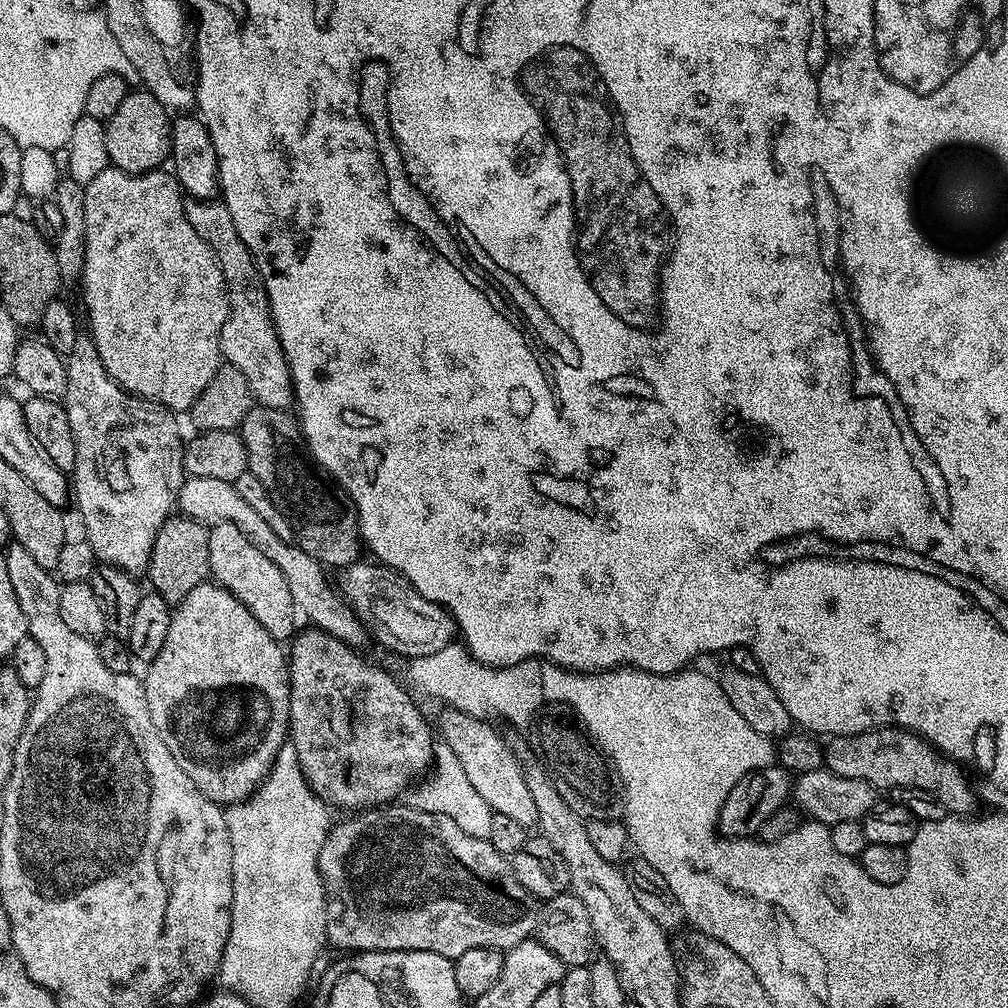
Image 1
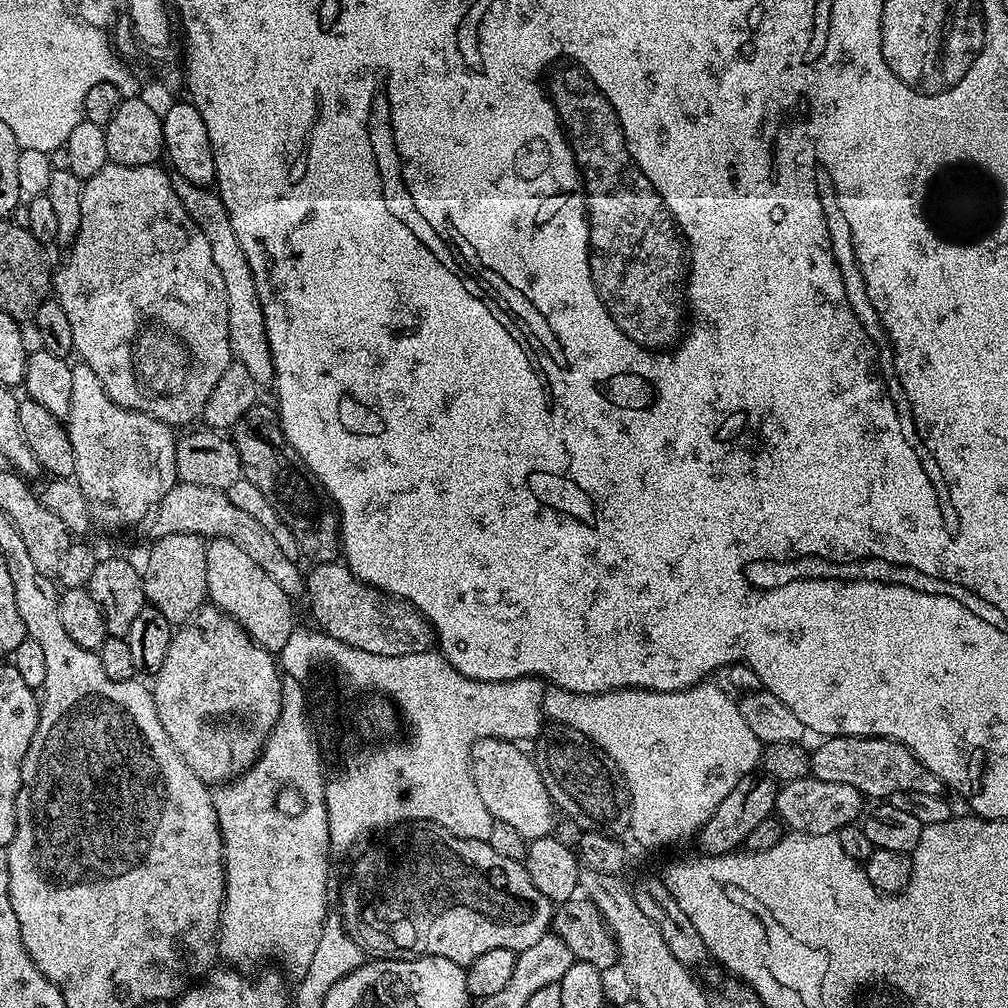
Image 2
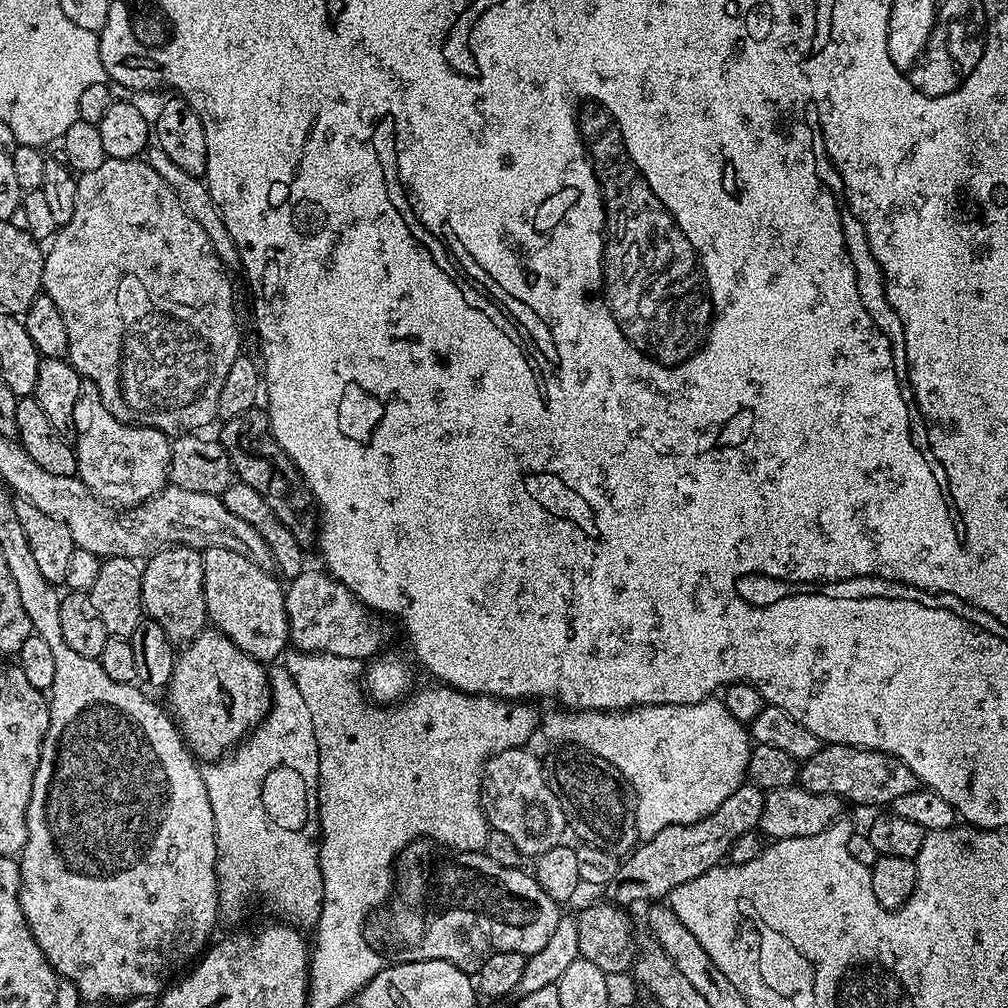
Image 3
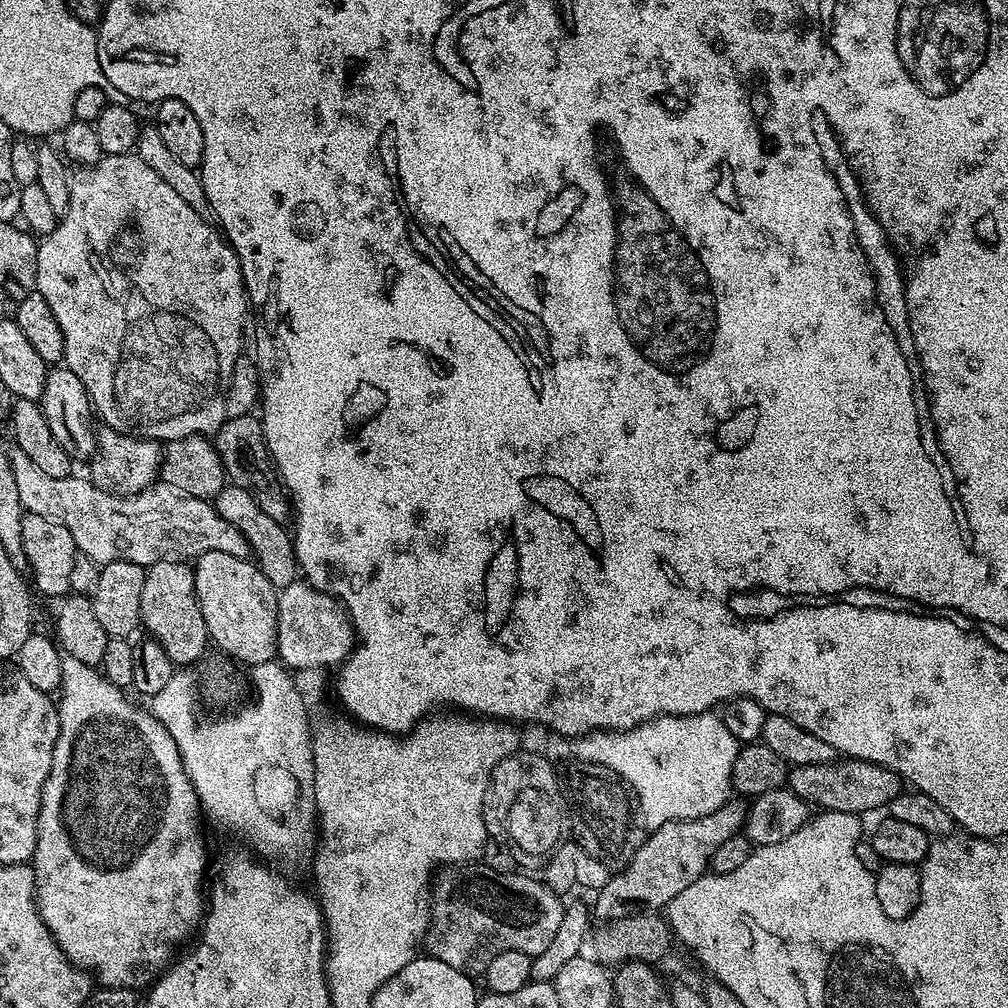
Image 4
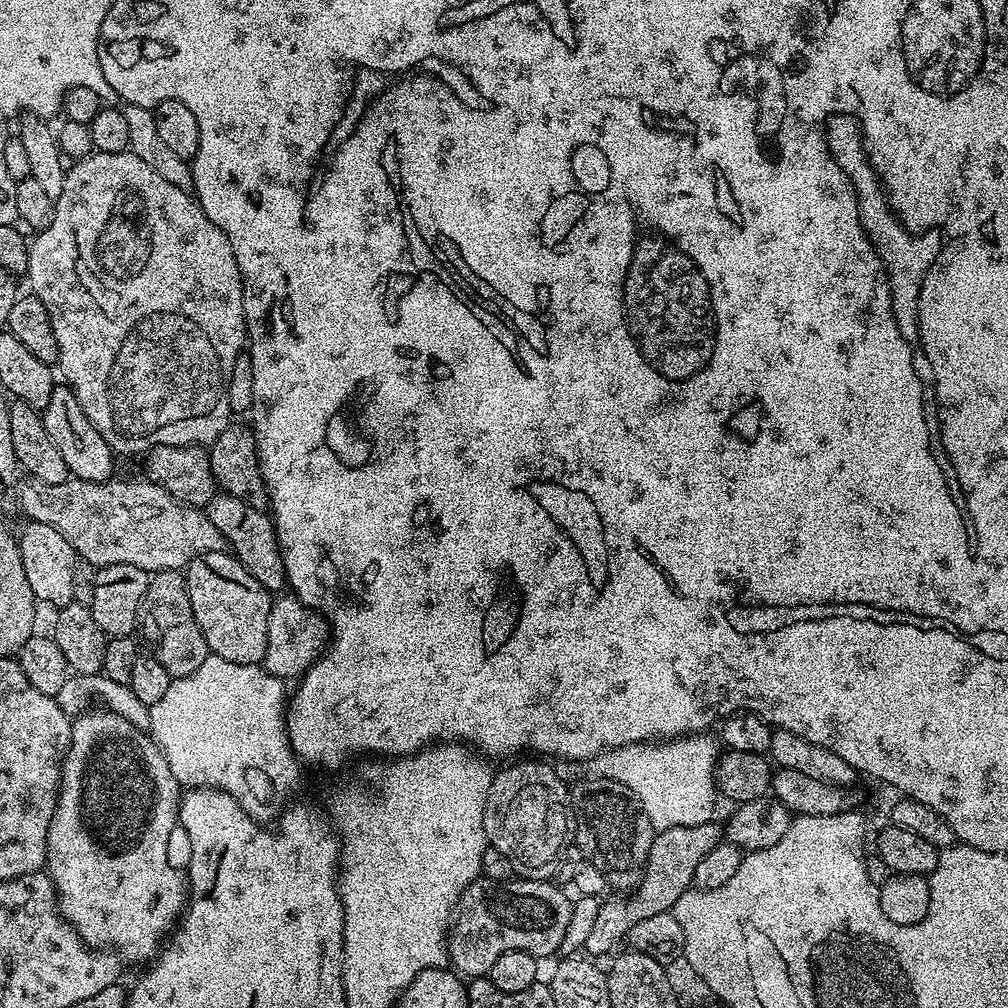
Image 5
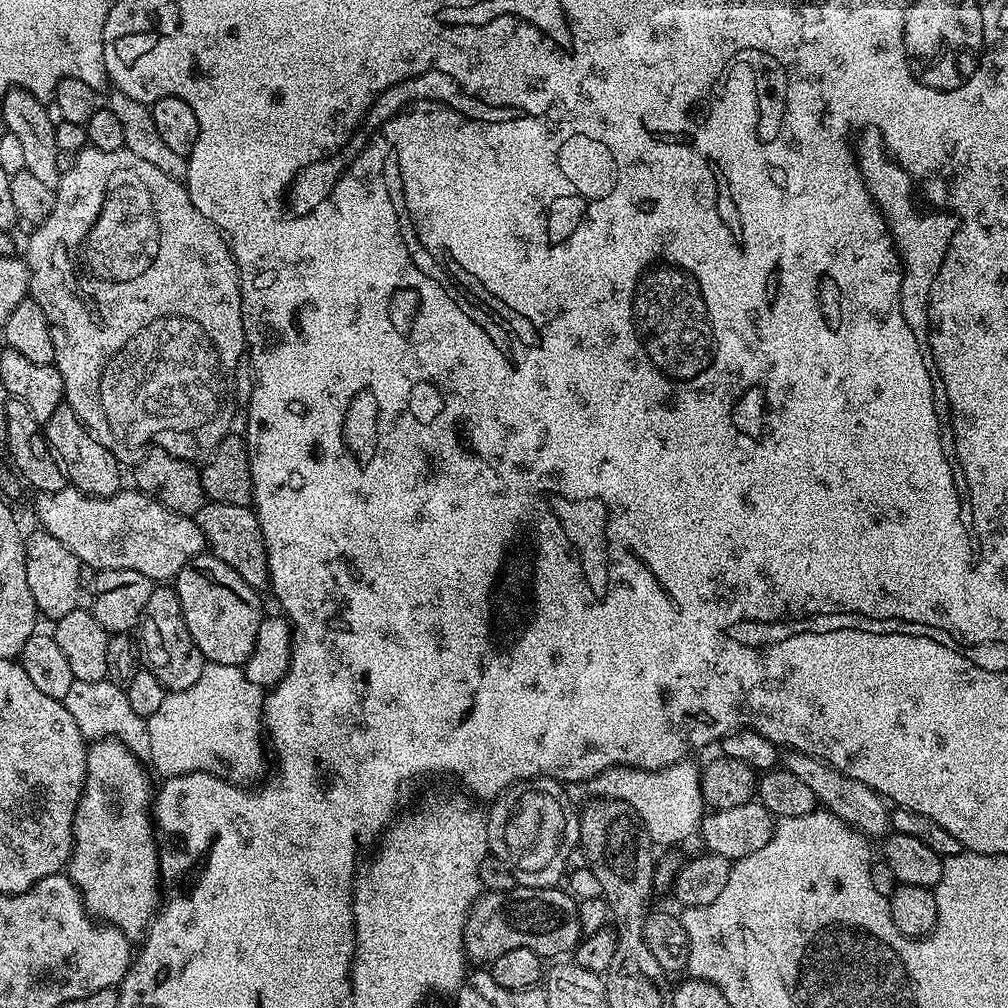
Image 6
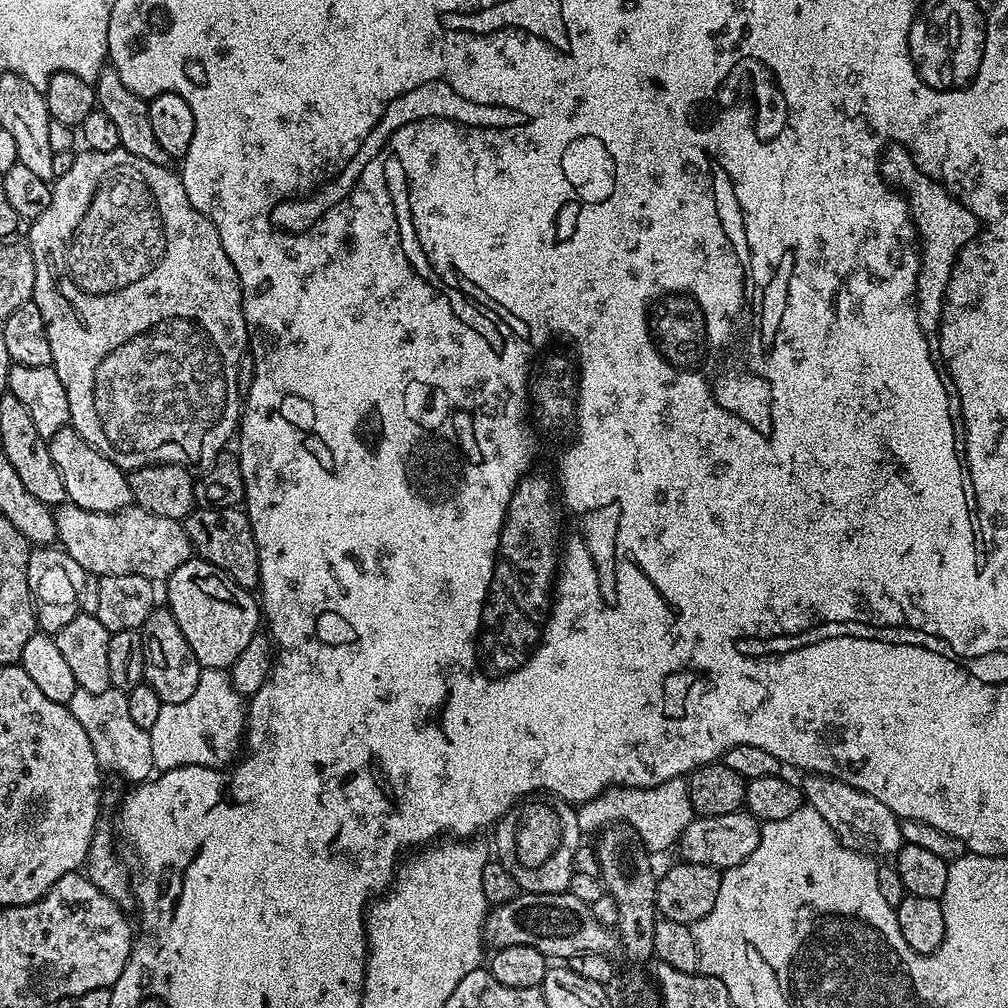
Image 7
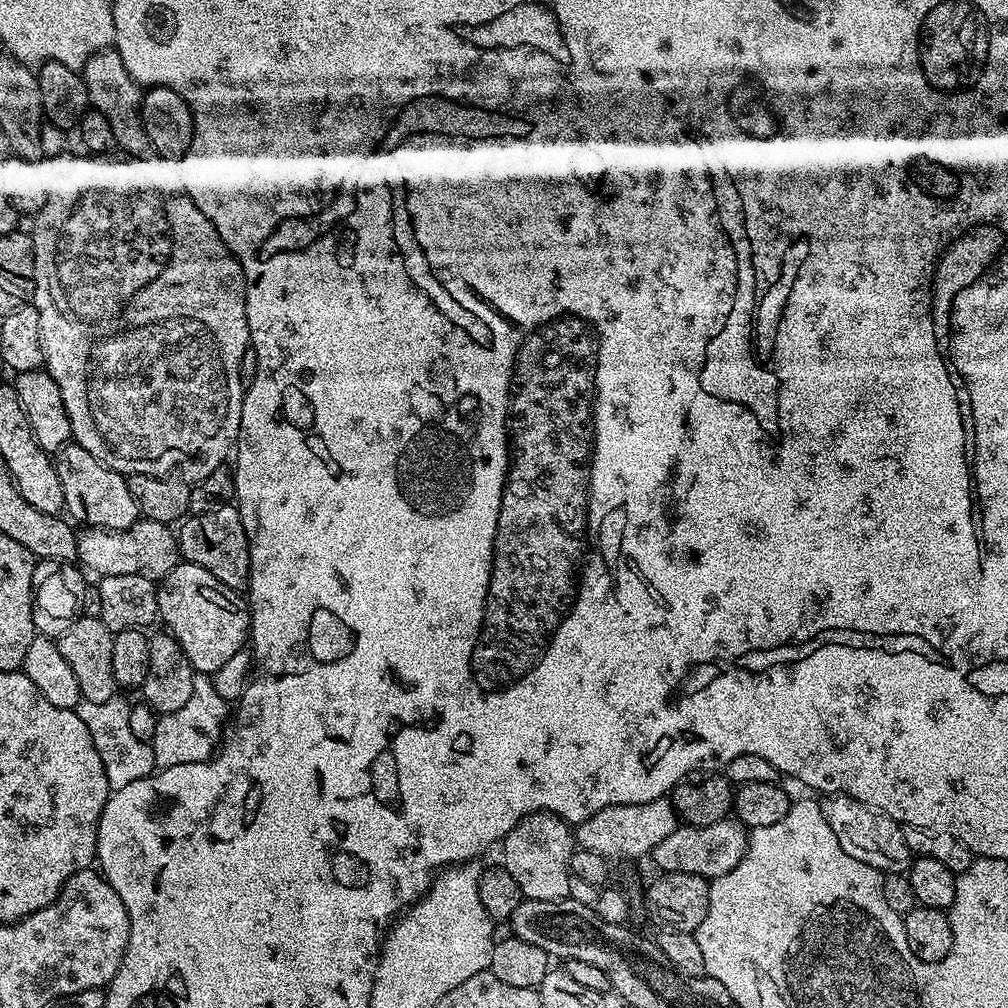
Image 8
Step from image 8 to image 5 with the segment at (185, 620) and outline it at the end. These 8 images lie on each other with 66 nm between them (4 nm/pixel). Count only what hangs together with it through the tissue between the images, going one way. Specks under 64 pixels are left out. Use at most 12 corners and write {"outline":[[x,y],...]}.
{"outline":[[231,551],[183,569],[211,655],[260,664],[273,593]]}

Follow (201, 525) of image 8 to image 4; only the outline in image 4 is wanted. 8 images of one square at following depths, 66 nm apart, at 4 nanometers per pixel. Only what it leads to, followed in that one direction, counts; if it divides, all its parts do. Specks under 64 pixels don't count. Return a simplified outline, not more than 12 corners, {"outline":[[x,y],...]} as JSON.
{"outline":[[236,484],[214,497],[279,590],[298,579],[289,529]]}

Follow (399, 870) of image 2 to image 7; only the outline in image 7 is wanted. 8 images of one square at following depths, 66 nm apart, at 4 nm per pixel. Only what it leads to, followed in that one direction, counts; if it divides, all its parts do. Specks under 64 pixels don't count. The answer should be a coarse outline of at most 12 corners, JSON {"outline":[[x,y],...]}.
{"outline":[[520,892],[484,919],[493,949],[612,954],[618,936],[572,892]]}

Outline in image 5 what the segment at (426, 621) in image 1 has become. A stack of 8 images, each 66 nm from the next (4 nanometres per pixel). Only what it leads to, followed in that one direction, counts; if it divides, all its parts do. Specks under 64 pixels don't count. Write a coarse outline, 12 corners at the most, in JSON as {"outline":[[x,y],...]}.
{"outline":[[291,594],[273,599],[267,672],[303,677],[329,644],[328,621]]}

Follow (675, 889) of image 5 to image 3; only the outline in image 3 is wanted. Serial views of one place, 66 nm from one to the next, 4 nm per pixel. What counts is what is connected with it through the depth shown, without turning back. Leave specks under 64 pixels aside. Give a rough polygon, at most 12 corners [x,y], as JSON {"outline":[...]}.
{"outline":[[764,792],[647,837],[606,886],[617,906],[660,902],[759,829]]}

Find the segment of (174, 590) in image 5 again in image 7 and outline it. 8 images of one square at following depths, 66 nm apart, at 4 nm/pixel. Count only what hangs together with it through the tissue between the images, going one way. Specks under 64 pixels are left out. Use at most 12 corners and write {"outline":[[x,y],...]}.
{"outline":[[167,606],[142,629],[144,678],[162,704],[186,702],[202,671]]}

